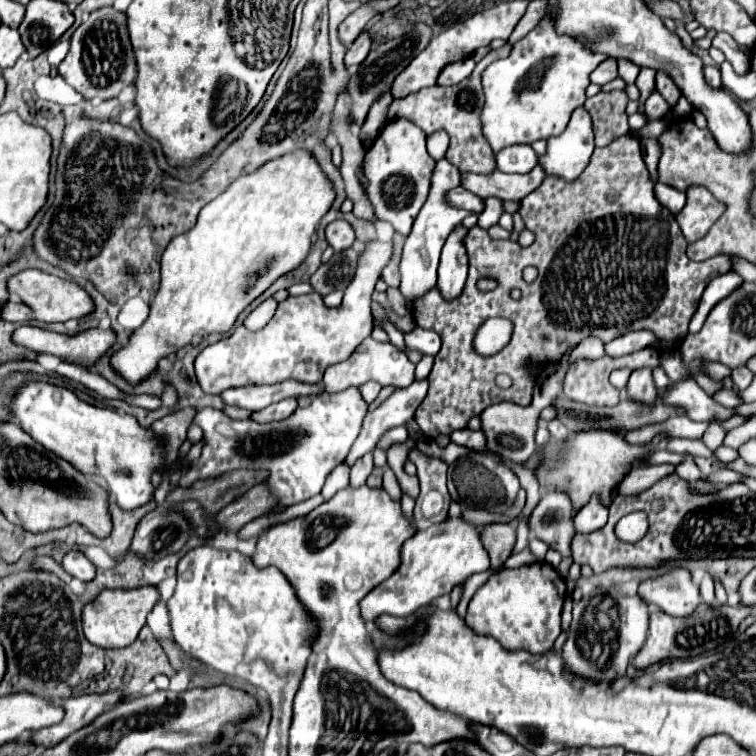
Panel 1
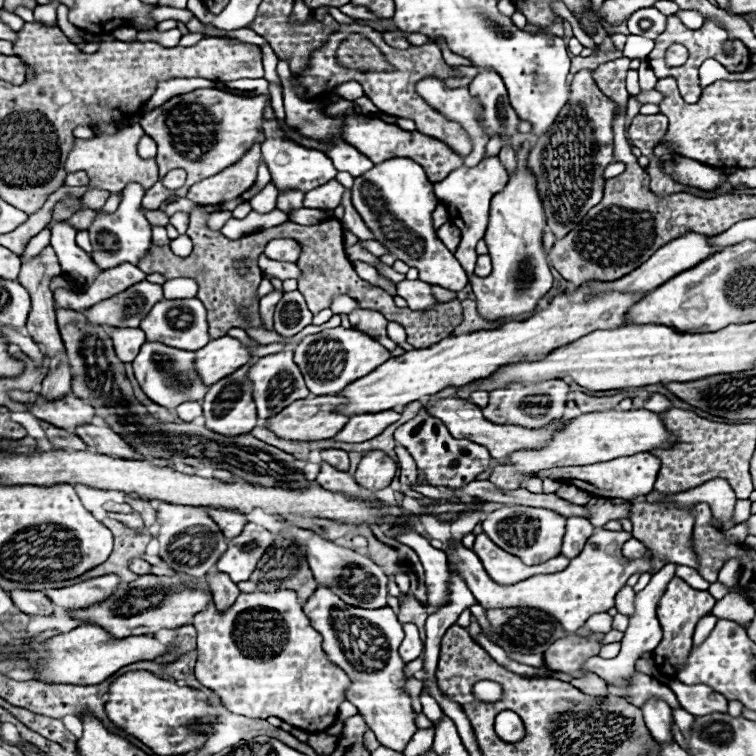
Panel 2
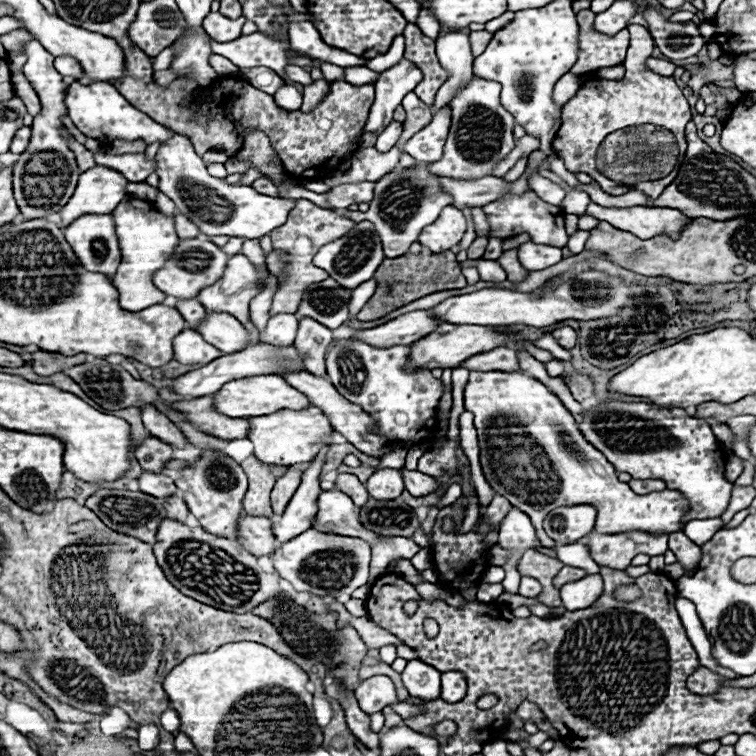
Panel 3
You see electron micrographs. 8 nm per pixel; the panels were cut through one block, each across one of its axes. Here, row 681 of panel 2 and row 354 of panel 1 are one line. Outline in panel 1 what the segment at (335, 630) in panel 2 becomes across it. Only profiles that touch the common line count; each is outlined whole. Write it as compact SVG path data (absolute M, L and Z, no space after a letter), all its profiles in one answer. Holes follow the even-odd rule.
M366 338L352 354L348 360L332 364L324 372L324 390L326 392L342 392L350 386L362 386L368 380L380 382L382 386L396 386L396 388L406 388L414 382L414 364L408 360L408 356L398 350L390 342L376 342L374 338Z

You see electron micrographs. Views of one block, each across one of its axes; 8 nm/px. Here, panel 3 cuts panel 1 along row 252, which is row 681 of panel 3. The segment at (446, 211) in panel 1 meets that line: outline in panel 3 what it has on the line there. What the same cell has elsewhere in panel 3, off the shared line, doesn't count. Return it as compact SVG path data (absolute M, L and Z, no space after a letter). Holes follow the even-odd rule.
M408 660L404 672L402 672L402 682L410 696L422 698L422 700L434 700L440 698L440 672L422 662L422 660Z

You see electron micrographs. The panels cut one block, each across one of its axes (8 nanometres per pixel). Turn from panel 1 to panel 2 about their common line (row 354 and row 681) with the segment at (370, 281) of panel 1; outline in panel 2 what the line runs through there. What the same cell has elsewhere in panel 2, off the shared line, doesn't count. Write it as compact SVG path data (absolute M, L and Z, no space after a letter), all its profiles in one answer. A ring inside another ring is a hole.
M292 590L240 594L226 612L216 612L214 604L210 604L204 612L194 616L194 628L198 630L198 662L194 674L202 686L218 694L230 712L248 718L276 716L306 732L322 732L334 724L338 706L346 700L344 690L350 678L328 662L322 652L322 636L310 626Z

